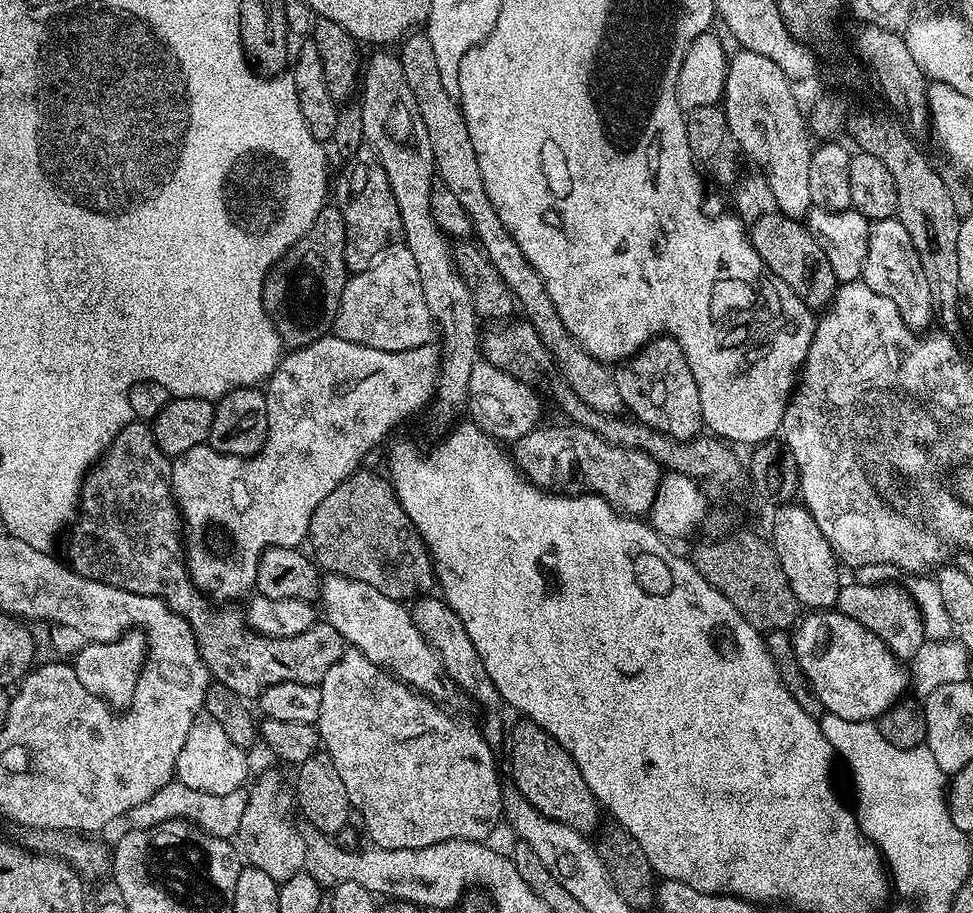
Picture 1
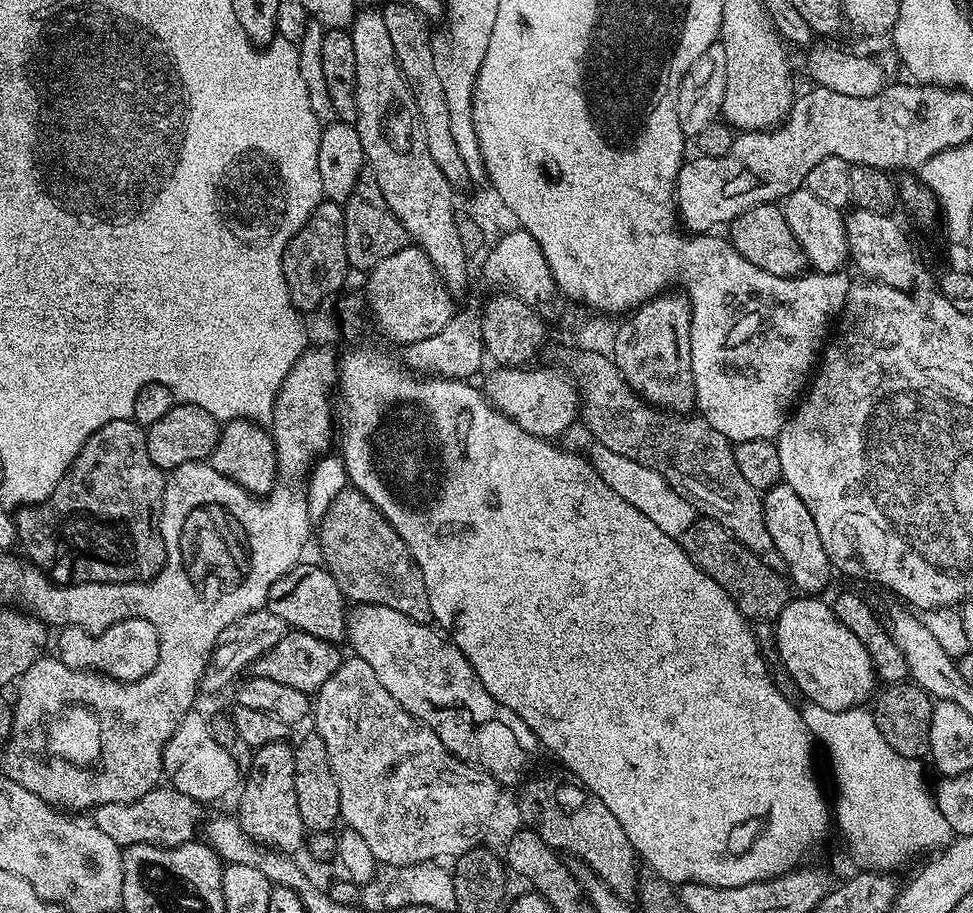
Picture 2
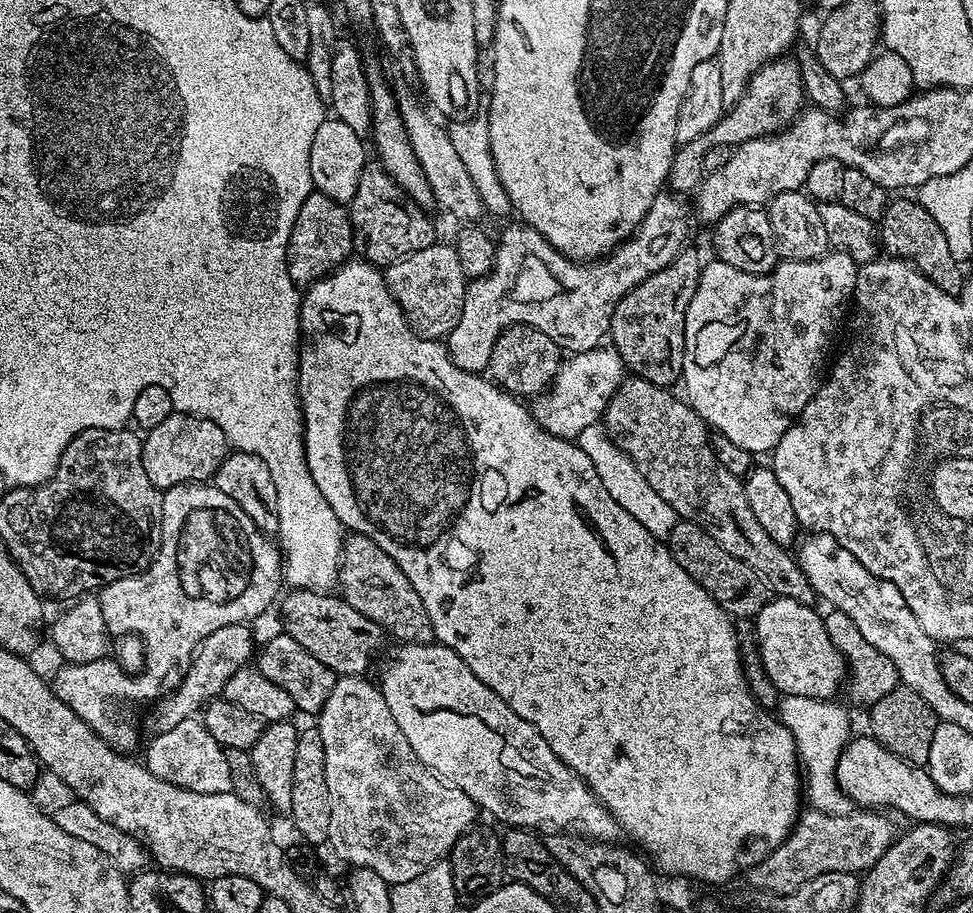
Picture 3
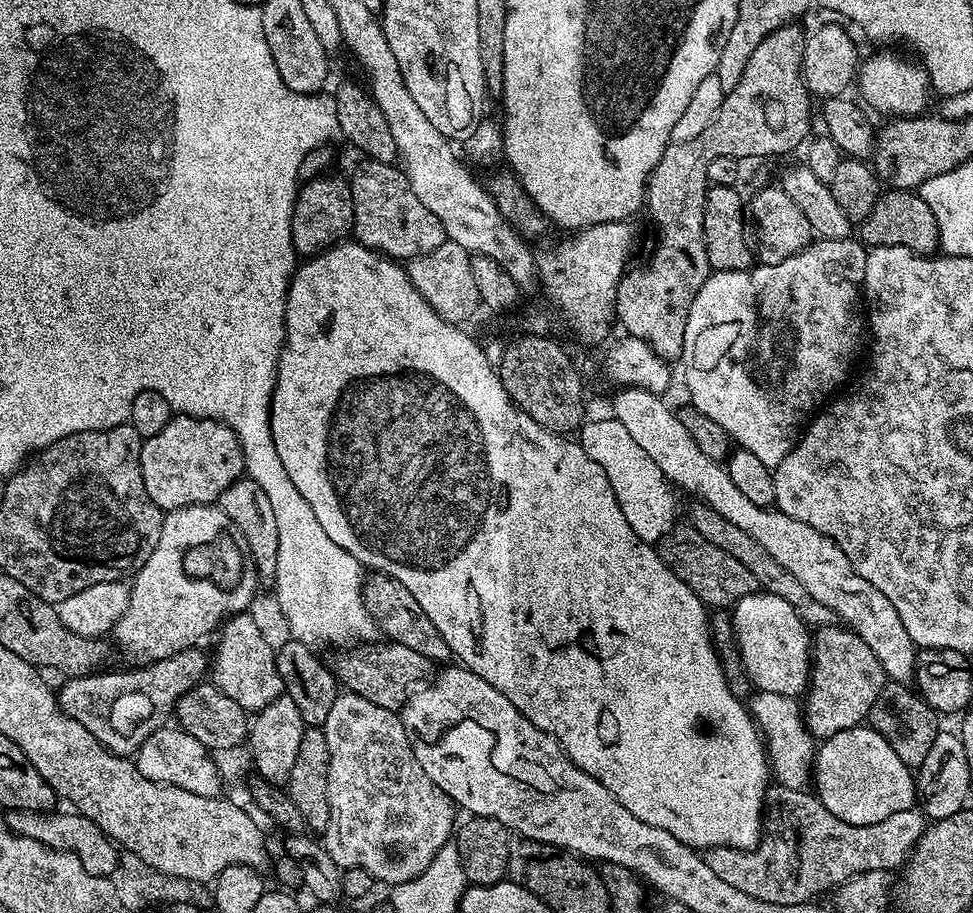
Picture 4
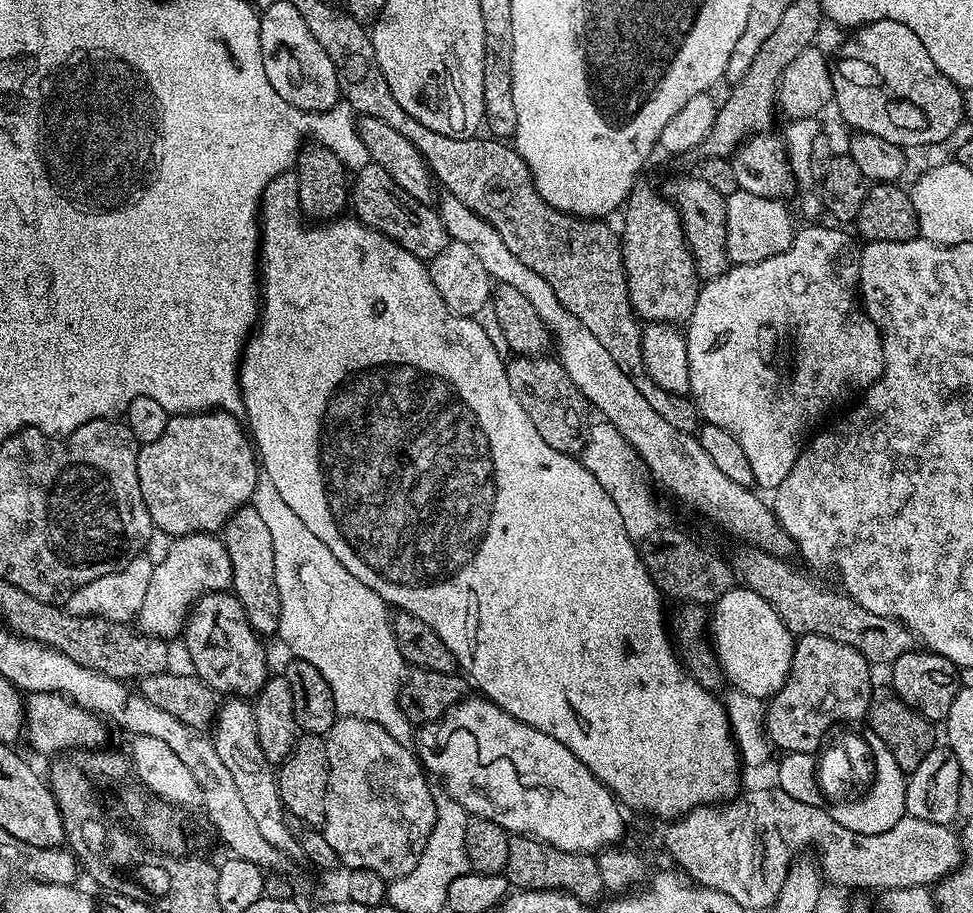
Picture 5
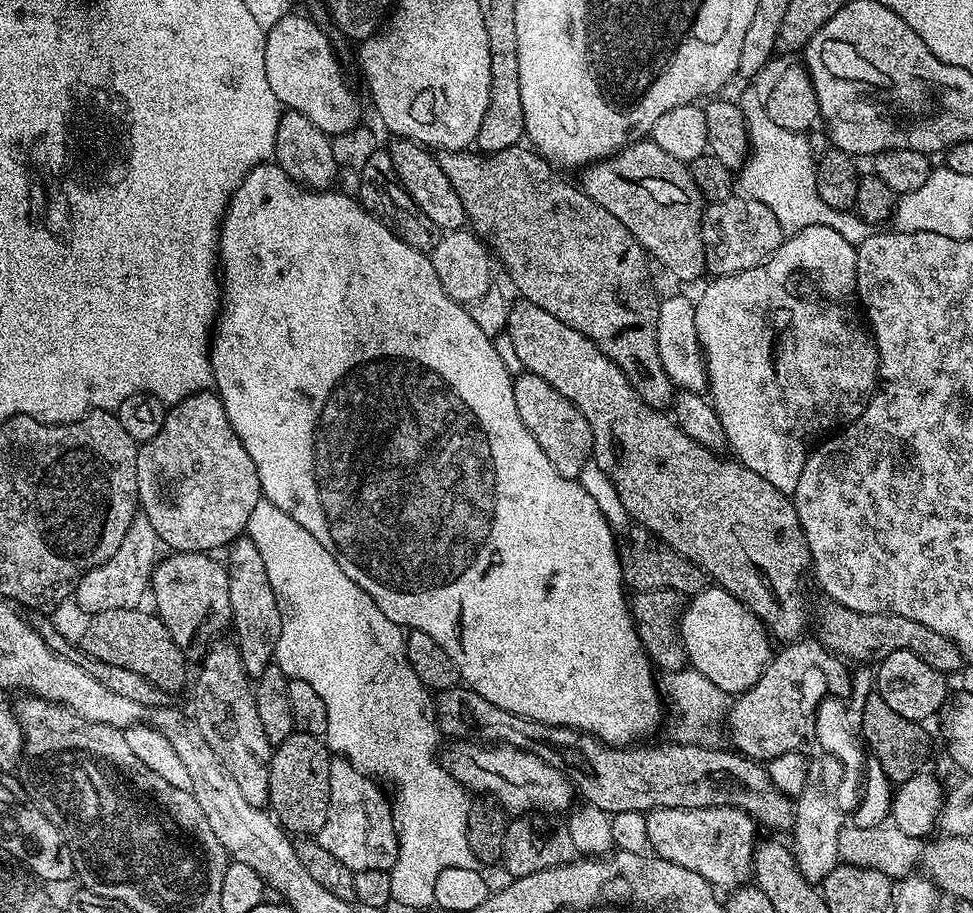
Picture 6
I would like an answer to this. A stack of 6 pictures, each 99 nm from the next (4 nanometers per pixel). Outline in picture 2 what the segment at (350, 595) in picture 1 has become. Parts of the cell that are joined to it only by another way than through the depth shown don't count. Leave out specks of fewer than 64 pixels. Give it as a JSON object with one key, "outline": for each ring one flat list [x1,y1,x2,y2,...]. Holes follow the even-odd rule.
{"outline":[[356,604,348,614,346,640,347,643,352,643,351,651,360,656,362,662,367,662,370,670,374,670,378,682,386,686,390,698,398,701,431,732,438,734,442,746,446,746,448,752,487,772,501,786,519,785,525,779,524,771,531,766,536,748,538,749,536,735,532,733,530,726,526,726,526,722,522,722,522,718,518,718,518,714,514,714,514,710,502,706,502,702,498,702,492,697,490,690,482,686,478,674,474,674,470,662,451,639,445,638,435,627,414,622,412,618,406,618,406,614,390,610,388,606]]}

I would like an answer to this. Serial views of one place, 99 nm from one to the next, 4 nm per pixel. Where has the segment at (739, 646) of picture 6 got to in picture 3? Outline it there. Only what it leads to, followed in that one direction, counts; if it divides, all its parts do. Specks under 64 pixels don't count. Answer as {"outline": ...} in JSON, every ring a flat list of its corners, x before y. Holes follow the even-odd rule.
{"outline":[[781,596,769,599,765,608,754,617,760,664,769,682,784,696,830,700,845,683,844,654,826,632,824,617,816,610,813,605]]}

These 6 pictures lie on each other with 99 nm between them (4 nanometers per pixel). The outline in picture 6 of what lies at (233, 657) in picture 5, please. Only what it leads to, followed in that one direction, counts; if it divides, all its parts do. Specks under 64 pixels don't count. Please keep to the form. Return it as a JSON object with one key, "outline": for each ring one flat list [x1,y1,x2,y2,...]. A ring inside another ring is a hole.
{"outline":[[172,552,161,559,152,572,151,599,156,599,155,615,168,627,174,642,187,649,188,636,204,636,207,632,220,632,229,627,230,586,228,569,206,552]]}

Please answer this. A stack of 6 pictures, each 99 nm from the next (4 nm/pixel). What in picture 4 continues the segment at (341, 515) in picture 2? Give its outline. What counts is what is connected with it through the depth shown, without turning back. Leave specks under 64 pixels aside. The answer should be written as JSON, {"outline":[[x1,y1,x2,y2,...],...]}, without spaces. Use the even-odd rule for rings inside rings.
{"outline":[[372,574,363,581,364,605,370,614,370,618,374,618,377,629,381,633,384,632,389,641,402,646,410,646,410,650,414,650,418,654,422,654,422,658,433,662,448,662,453,659,450,646,446,642,446,638,442,638,442,634,438,634,438,626,434,626,434,622,430,622,430,618,426,618,426,610,422,610,422,606,418,606,418,598,414,598,414,594,410,594,410,590,406,590,406,586,399,584,397,580,383,574]]}

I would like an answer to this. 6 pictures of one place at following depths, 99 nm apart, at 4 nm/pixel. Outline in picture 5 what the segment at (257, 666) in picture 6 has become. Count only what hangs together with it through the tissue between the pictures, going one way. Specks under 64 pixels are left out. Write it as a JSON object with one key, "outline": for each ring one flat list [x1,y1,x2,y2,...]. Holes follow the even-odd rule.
{"outline":[[251,506,239,508,222,529,222,539,232,563,231,591,242,602,250,626,261,638,275,637,280,630,280,599,274,578,274,542,266,522]]}

